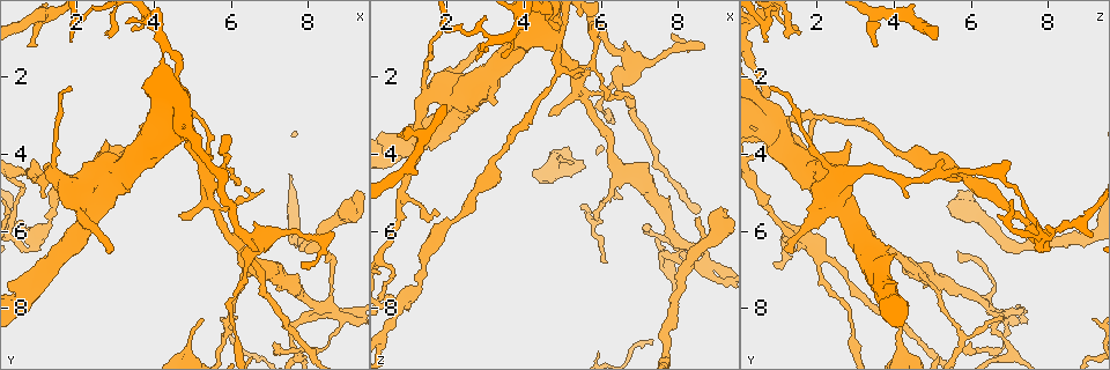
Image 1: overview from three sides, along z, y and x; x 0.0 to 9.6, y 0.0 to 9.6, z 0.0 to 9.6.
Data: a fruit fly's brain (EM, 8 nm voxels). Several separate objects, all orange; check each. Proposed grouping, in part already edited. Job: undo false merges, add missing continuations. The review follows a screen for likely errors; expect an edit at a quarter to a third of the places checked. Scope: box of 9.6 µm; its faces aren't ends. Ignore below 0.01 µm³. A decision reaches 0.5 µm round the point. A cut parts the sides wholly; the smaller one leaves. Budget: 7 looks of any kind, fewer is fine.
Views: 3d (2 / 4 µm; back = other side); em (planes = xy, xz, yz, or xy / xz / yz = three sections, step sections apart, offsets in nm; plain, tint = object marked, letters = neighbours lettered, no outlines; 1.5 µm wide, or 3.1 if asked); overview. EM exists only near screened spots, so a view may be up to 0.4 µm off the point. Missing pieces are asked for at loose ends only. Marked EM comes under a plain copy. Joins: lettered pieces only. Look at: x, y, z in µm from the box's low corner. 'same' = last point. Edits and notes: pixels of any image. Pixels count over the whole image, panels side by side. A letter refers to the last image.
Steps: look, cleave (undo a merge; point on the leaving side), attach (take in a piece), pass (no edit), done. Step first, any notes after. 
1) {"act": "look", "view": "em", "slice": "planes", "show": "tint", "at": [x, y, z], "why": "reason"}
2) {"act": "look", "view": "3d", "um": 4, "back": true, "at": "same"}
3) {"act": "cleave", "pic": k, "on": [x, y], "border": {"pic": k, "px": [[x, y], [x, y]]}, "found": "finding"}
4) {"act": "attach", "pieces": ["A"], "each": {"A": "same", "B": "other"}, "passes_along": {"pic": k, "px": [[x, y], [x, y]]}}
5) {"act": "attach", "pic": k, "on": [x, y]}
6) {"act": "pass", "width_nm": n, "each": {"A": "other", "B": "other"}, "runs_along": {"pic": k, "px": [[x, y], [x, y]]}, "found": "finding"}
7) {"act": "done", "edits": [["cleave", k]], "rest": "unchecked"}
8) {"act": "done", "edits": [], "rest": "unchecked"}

{"act": "look", "view": "3d", "um": 2, "back": true, "at": [3.35, 0.80, 1.50], "why": "thin end"}

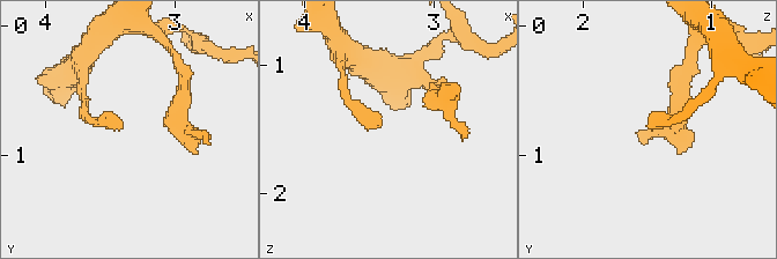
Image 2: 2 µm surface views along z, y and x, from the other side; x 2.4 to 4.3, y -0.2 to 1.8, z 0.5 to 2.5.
{"act": "look", "view": "em", "slice": "xy", "step": 4, "show": "letters", "at": [3.38, 0.74, 1.48]}

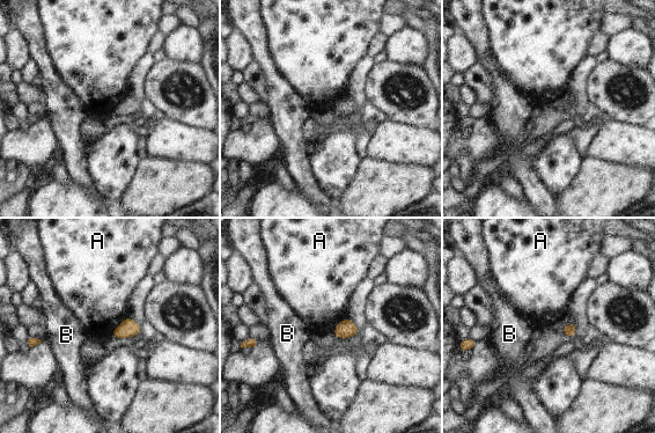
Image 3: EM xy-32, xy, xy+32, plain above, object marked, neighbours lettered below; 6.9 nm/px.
{"act": "look", "view": "em", "slice": "planes", "show": "letters", "at": "same", "why": "another direction"}

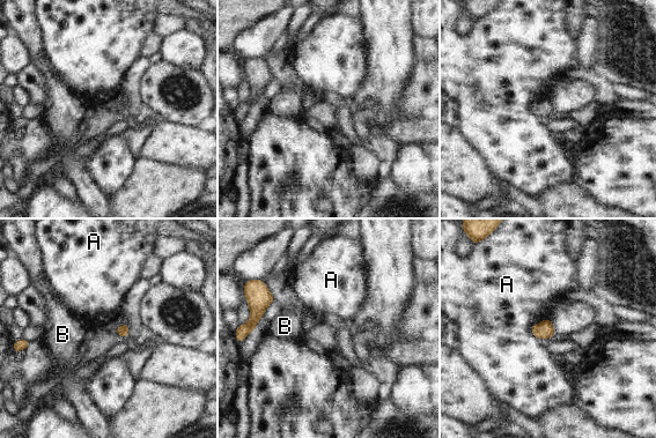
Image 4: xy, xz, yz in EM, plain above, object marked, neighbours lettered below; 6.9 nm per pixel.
{"act": "pass", "each": {"A": "other", "B": "other"}, "found": "no lettered piece goes on from it"}

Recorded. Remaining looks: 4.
{"act": "look", "view": "em", "slice": "planes", "show": "letters", "at": [5.95, 3.50, 0.65], "why": "thin end"}

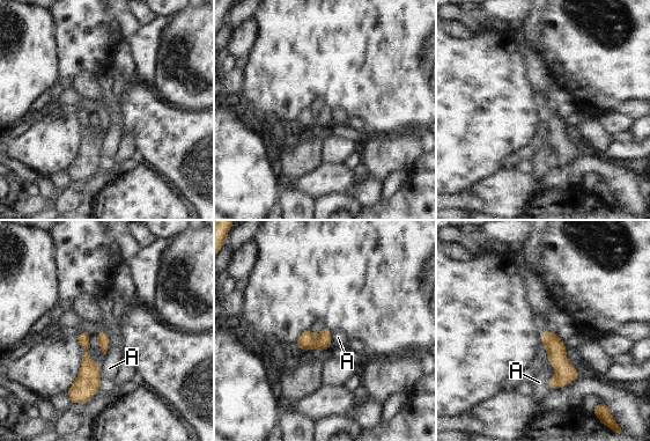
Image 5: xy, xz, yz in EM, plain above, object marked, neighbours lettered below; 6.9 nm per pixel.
{"act": "pass", "width_nm": 80, "each": {"A": "other"}, "runs_along": {"pic": 5, "px": [[545, 333], [556, 350], [559, 384]]}, "found": "no lettered piece goes on from it"}

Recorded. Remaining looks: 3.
{"act": "look", "view": "em", "slice": "xz", "step": 8, "show": "tint", "at": [6.05, 4.70, 2.65], "why": "tapers out"}

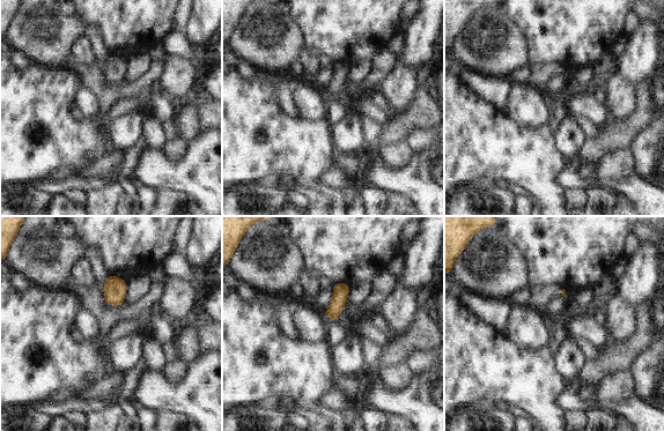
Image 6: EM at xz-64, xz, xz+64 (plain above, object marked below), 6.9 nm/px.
{"act": "look", "view": "em", "slice": "xz", "step": 8, "show": "letters", "at": "same", "why": "what lies round it"}

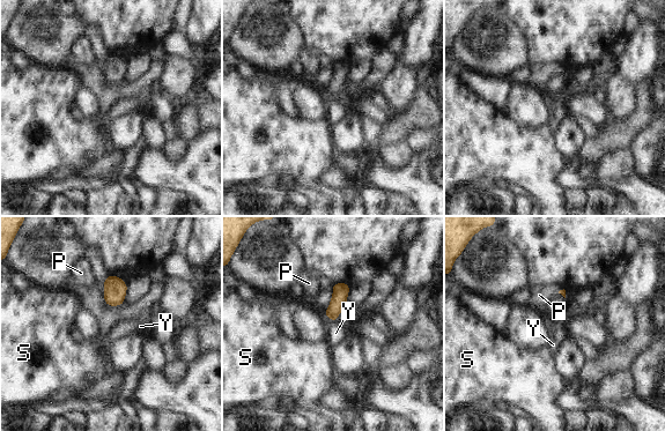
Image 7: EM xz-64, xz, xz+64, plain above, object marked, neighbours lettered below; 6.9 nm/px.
{"act": "pass", "each": {"P": "other", "S": "other", "Y": "other"}, "border": {"pic": 7, "px": [[330, 319], [337, 321]]}, "found": "no lettered piece goes on from it"}

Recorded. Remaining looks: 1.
{"act": "done", "edits": [], "rest": "unchecked"}

